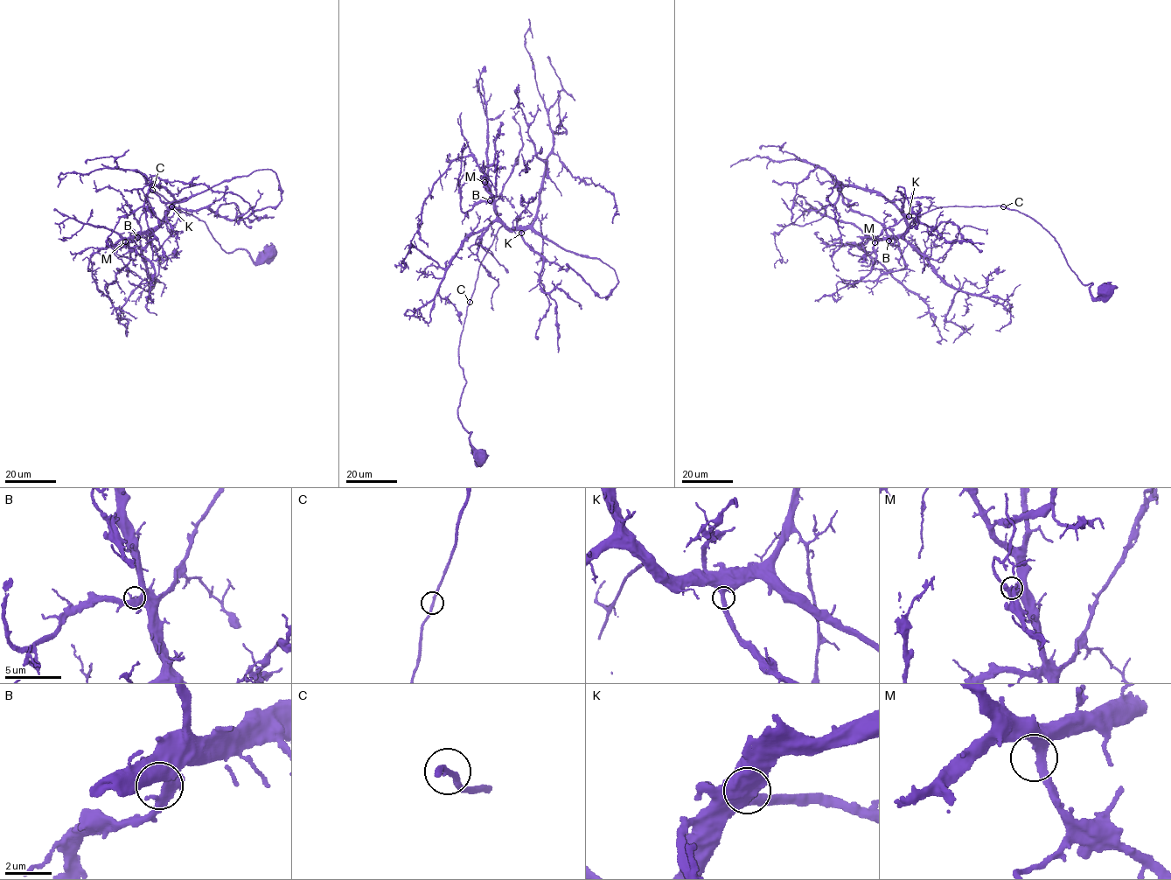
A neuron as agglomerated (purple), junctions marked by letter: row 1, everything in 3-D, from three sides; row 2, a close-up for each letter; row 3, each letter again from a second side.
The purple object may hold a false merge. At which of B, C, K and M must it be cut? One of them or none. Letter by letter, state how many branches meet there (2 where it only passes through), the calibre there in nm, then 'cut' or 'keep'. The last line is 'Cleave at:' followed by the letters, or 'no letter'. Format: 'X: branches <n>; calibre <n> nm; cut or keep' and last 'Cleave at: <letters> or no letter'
B: branches 3; calibre 340 nm; keep
C: branches 2; calibre 240 nm; keep
K: branches 2; calibre 400 nm; keep
M: branches 2; calibre 380 nm; keep
Cleave at: no letter

